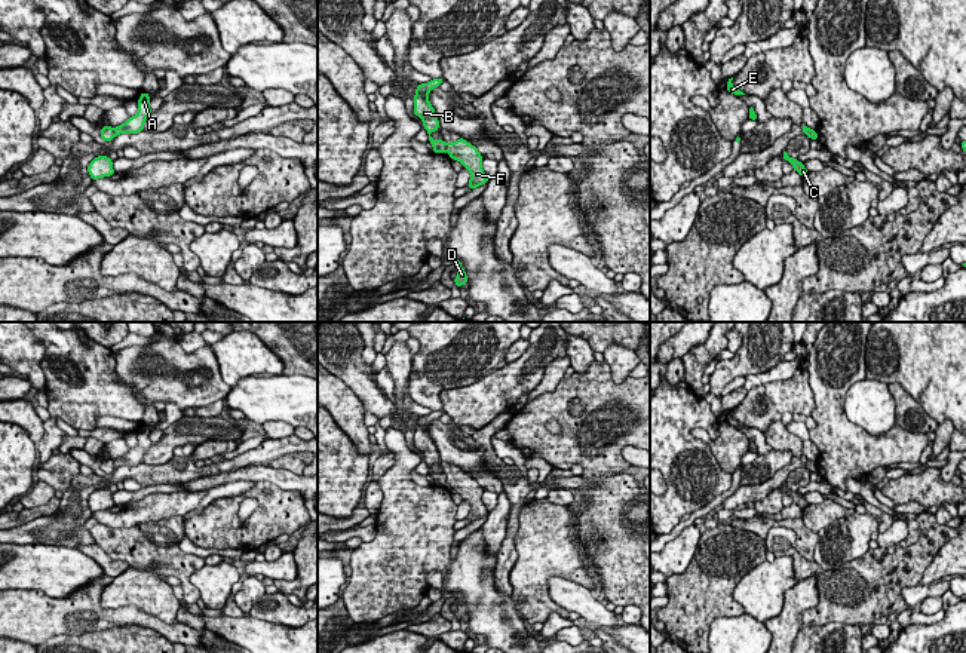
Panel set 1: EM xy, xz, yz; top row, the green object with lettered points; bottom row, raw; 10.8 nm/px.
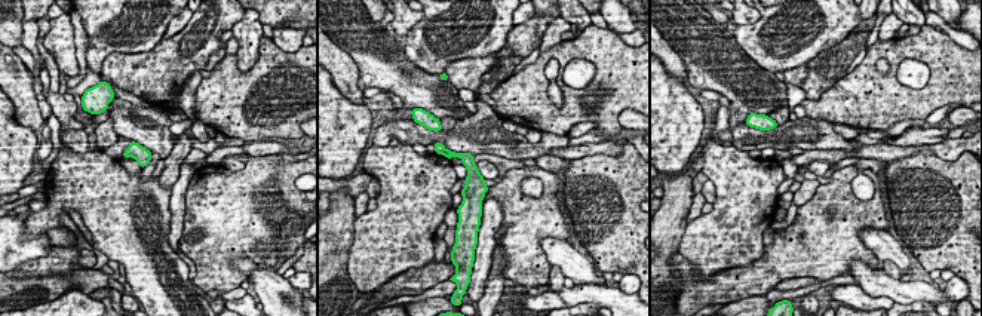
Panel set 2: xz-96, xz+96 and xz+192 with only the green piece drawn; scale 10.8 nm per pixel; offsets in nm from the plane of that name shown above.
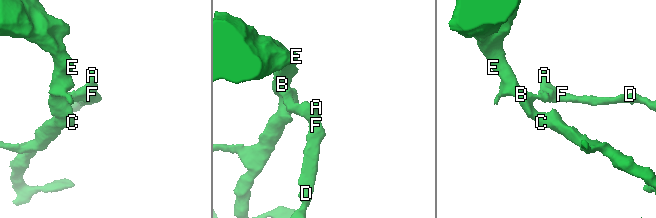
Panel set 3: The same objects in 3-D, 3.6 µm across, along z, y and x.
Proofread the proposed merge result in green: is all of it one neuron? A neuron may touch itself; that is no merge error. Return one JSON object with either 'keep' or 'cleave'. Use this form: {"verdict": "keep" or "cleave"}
{"verdict": "cleave"}

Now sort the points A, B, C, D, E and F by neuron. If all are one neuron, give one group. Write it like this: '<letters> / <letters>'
A D F / B C E

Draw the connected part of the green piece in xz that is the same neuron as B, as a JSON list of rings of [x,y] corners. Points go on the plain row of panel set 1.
[[[444,410],[432,411],[429,416],[421,416],[414,427],[414,447],[423,453],[423,459],[429,466],[429,475],[433,478],[433,485],[445,485],[447,475],[444,472],[433,472],[432,465],[439,462],[439,453],[435,441],[429,435],[429,424],[442,416]]]

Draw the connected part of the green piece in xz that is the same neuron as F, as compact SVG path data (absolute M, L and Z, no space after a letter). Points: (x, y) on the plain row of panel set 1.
M464 470L448 475L445 485L448 485L453 493L459 493L463 500L470 505L470 512L467 515L470 522L488 515L488 511L482 503L484 490L478 484L478 481L467 475Z

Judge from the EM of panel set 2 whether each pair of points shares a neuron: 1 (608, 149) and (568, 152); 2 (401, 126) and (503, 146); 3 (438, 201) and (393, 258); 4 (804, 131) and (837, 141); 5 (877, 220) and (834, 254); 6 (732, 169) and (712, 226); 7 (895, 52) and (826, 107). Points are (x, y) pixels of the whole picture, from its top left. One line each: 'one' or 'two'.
1: one
2: one
3: one
4: one
5: one
6: one
7: one

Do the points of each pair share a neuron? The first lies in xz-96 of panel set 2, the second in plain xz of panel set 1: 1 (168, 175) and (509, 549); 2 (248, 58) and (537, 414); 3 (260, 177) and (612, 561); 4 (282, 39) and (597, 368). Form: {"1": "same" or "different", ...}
{"1": "different", "2": "different", "3": "different", "4": "different"}

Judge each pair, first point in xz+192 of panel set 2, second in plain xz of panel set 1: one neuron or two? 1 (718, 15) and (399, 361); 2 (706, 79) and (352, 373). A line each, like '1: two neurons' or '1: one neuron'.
1: two neurons
2: one neuron

